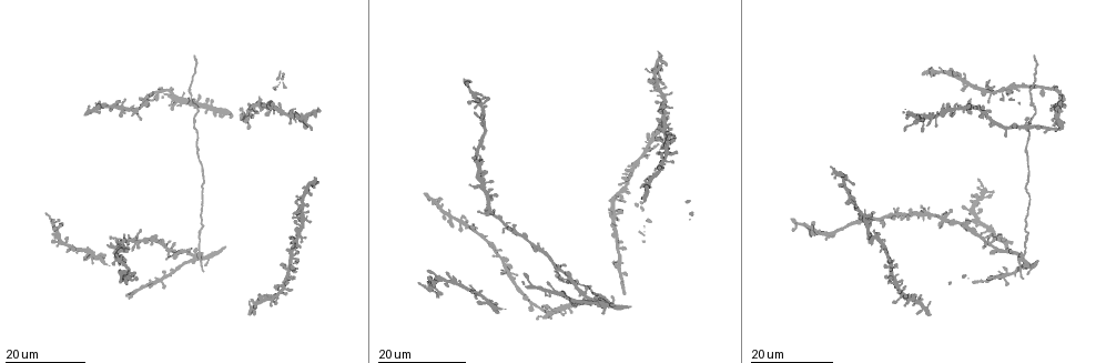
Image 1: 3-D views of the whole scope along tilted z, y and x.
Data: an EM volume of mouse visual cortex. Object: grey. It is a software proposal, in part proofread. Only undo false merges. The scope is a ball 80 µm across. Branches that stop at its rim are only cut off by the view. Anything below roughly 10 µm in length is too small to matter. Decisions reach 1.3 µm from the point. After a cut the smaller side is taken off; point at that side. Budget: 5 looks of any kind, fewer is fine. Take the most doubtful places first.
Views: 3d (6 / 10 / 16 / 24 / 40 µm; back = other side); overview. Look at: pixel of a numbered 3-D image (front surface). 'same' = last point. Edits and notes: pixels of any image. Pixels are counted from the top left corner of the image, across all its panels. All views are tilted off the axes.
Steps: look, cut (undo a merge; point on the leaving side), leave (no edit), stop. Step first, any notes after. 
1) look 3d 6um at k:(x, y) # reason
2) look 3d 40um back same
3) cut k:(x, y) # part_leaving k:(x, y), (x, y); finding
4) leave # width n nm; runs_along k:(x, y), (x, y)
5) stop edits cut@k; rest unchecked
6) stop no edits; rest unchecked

look 3d 24um at 1:(625, 188) # small branch off a trunk

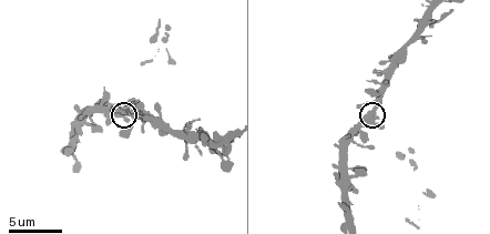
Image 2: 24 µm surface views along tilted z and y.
look 3d 6um at 2:(373, 123)

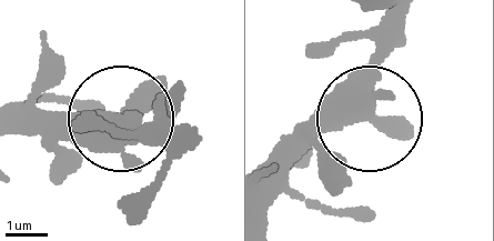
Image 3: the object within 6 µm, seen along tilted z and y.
leave # width 440 nm; all the same neuron

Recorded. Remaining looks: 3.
look 3d 6um at 2:(348, 168)

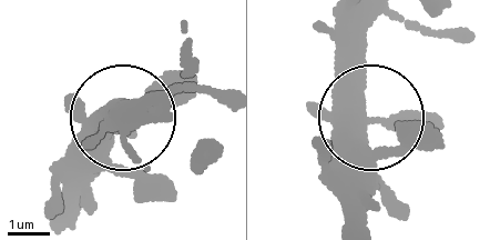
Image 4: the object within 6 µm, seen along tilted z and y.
look 3d 6um back at 4:(362, 117)

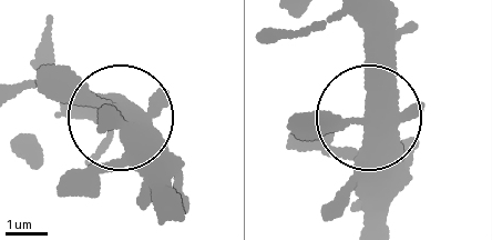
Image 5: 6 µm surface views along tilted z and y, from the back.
leave # width 450 nm; all the same neuron

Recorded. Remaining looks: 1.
stop no edits; rest unchecked

